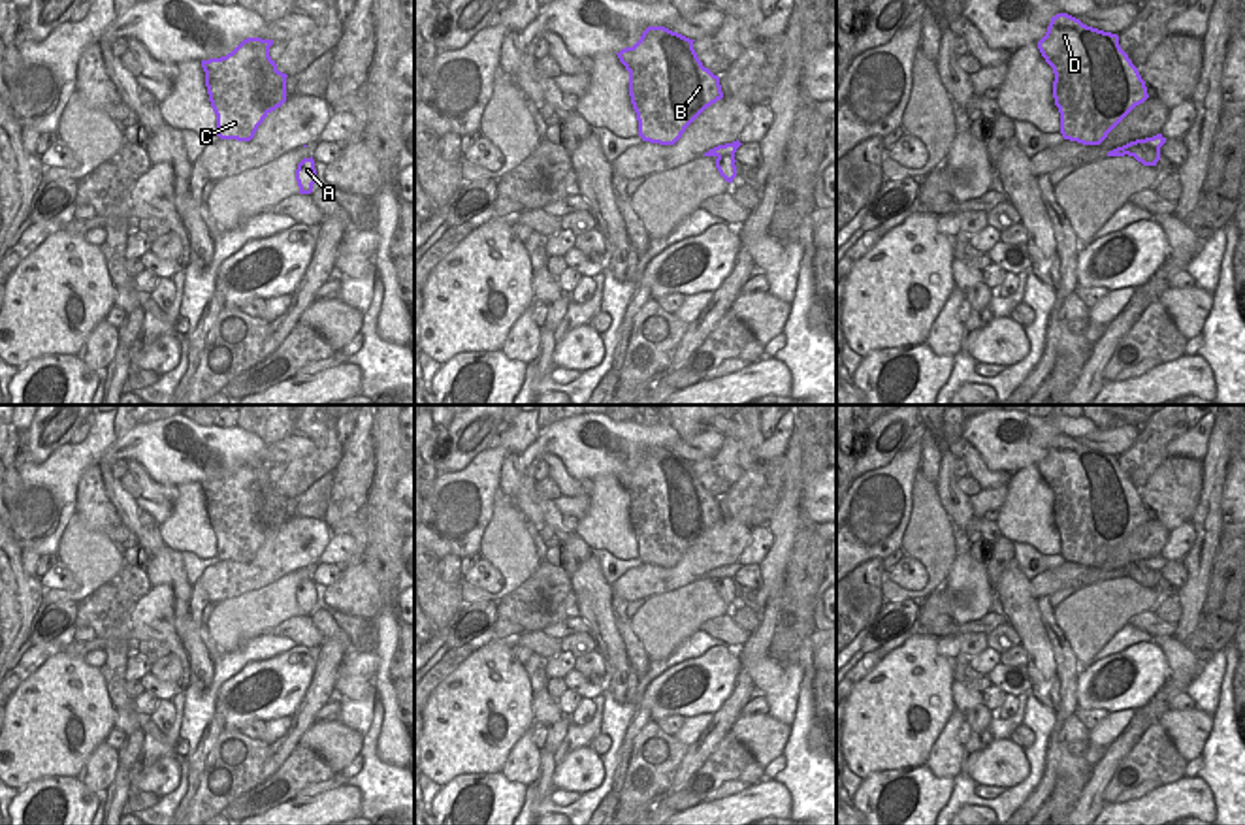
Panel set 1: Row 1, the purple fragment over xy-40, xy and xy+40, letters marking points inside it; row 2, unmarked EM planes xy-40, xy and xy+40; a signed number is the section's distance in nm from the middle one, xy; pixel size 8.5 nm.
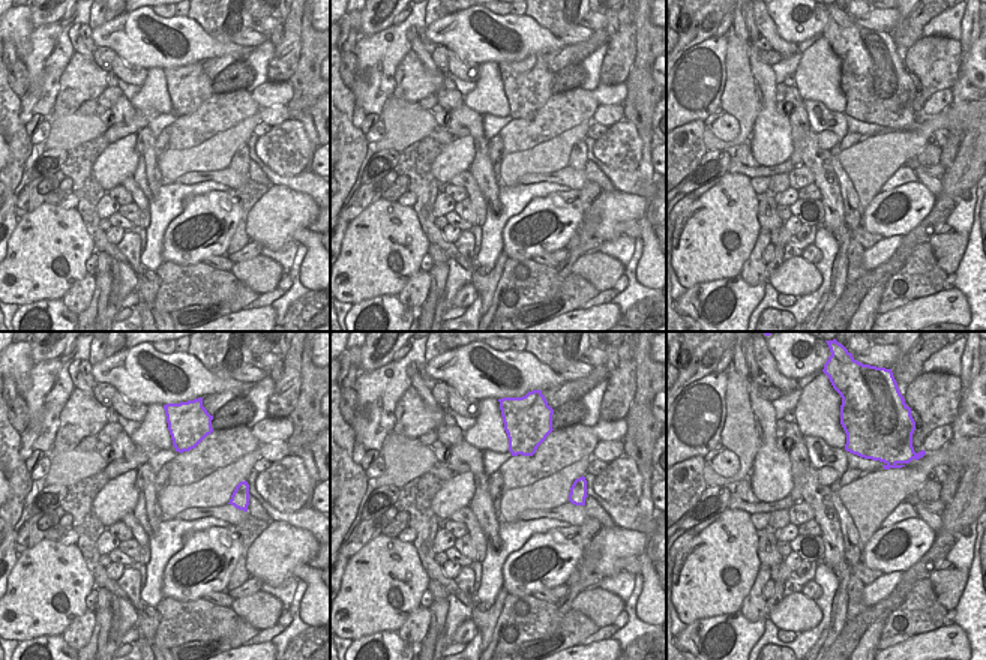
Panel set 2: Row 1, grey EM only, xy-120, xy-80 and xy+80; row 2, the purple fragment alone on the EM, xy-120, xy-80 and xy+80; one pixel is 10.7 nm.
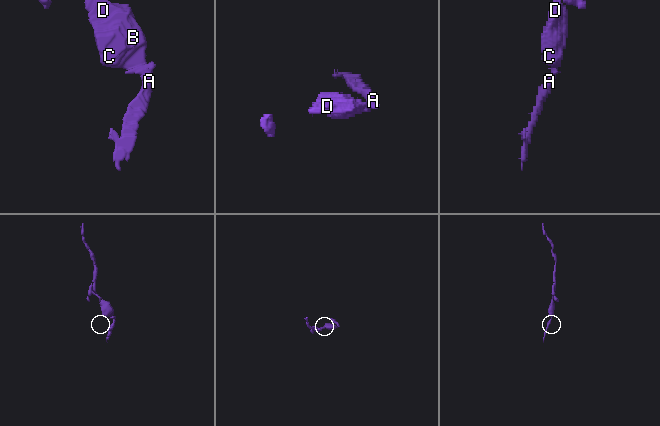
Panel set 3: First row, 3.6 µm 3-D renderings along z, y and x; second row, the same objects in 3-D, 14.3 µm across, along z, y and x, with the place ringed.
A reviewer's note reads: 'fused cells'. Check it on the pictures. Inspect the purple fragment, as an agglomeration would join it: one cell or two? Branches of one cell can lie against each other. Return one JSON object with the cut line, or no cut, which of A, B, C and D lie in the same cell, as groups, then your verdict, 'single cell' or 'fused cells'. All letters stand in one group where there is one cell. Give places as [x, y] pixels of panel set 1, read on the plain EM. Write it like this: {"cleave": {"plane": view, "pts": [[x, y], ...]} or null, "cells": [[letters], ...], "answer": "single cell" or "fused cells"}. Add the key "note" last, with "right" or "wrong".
{"cleave": null, "cells": [["A", "B", "C", "D"]], "answer": "single cell", "note": "wrong"}

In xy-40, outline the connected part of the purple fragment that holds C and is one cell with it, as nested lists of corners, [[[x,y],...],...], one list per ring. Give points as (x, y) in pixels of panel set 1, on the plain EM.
[[[247,460],[220,480],[202,482],[220,561],[251,563],[264,541],[286,524],[286,495],[269,478],[273,461]]]

